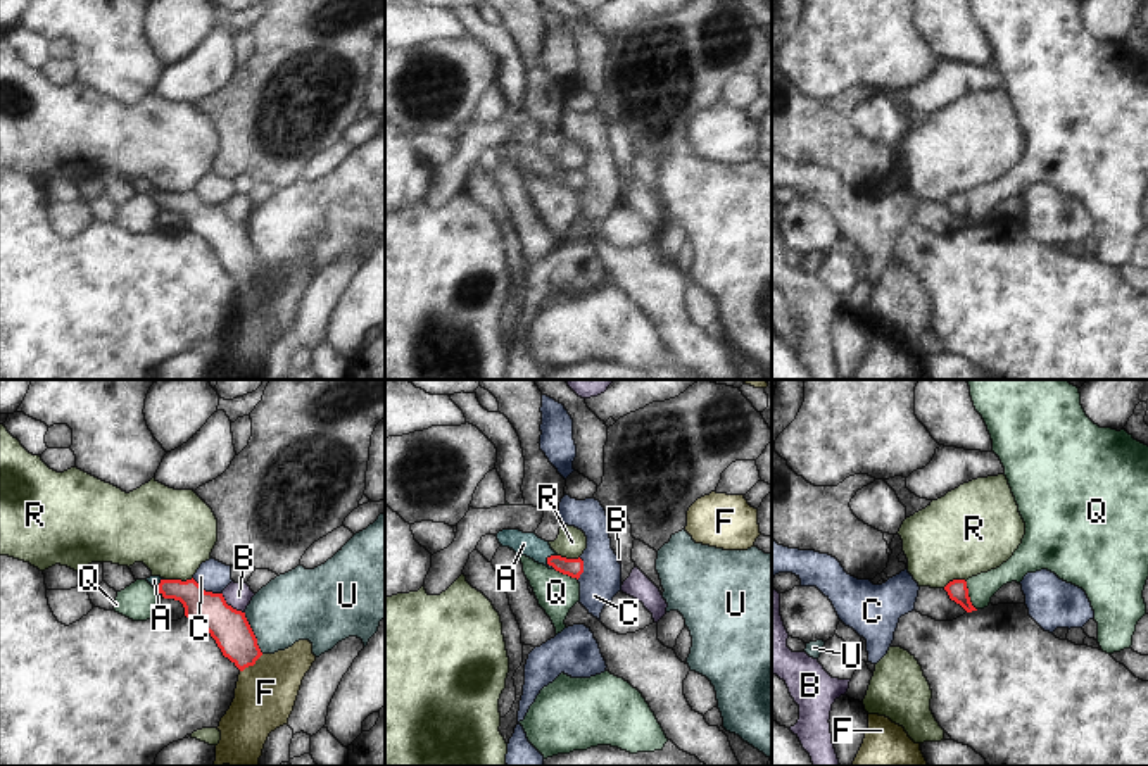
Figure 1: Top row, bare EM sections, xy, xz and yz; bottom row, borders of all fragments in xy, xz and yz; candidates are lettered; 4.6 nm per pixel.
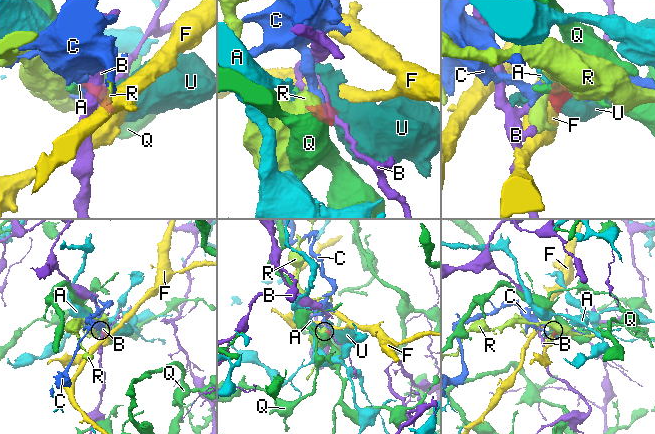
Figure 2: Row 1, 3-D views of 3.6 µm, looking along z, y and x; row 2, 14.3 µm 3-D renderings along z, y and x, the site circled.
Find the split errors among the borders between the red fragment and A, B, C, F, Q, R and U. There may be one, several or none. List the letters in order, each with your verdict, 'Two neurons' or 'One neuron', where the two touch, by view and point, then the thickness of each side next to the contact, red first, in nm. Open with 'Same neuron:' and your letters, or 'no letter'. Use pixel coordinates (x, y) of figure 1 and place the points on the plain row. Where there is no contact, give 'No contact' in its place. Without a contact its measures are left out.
Same neuron: A
A: One neuron. Touches red at xz (548, 176). Thickness 90 nm (red) against 110 nm
B: Two neurons. Touches red at xy (230, 219). Thickness 180 nm (red) against 120 nm
C: Two neurons. Touches red at xy (204, 204). Thickness 180 nm (red) against 150 nm
F: Two neurons. Touches red at xy (251, 278). Thickness 180 nm (red) against 280 nm
Q: Two neurons. Touches red at yz (967, 209). Thickness 90 nm (red) against 120 nm
R: Two neurons. Touches red at xy (178, 194). Thickness 160 nm (red) against 400 nm
U: Two neurons. Touches red at xy (252, 247). Thickness 180 nm (red) against 320 nm

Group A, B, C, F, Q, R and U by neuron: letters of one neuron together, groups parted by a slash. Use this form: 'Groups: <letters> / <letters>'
Groups: A / B / C / F / Q / R / U

